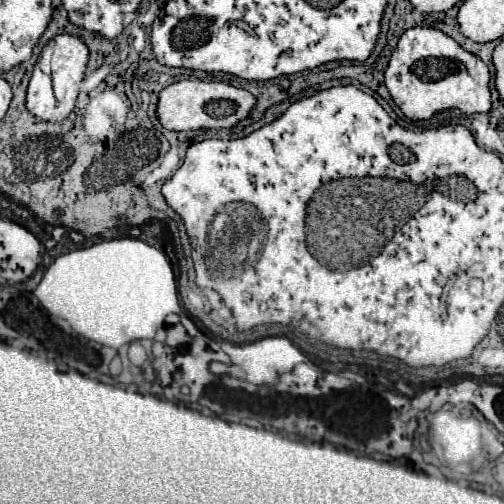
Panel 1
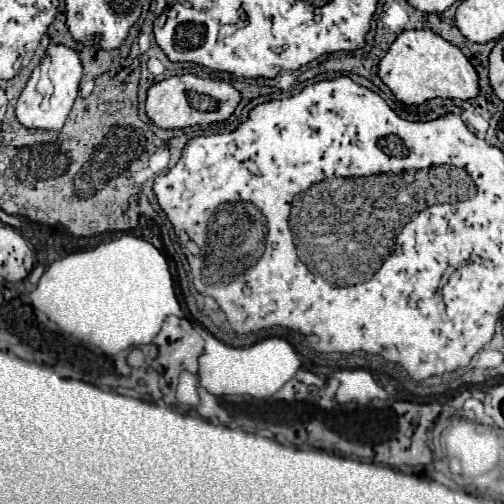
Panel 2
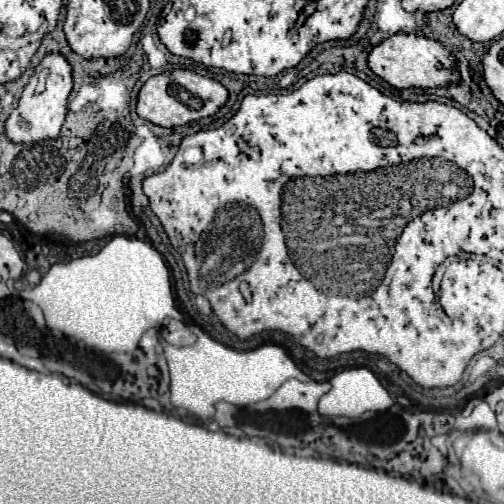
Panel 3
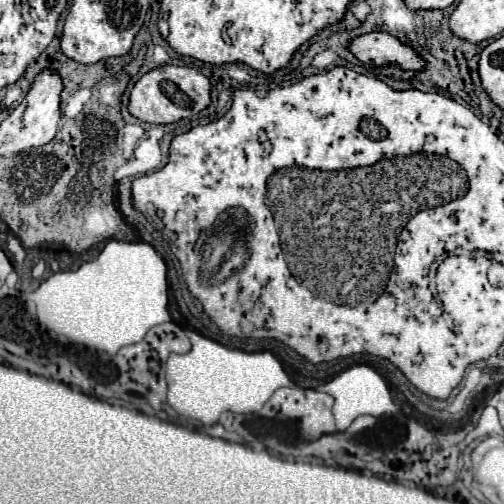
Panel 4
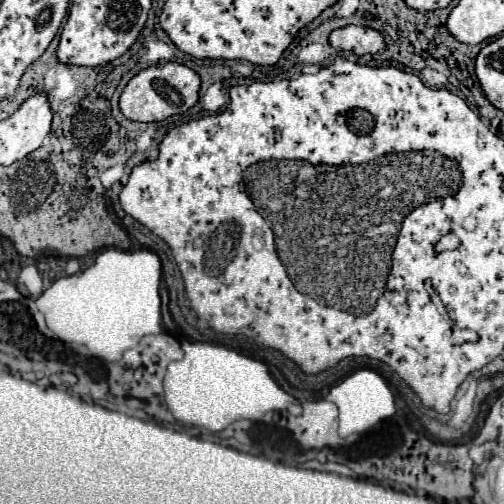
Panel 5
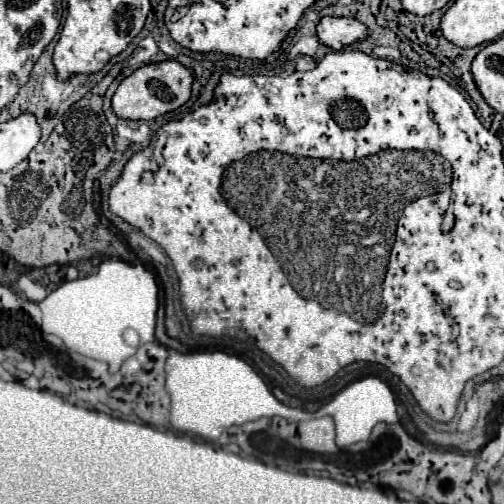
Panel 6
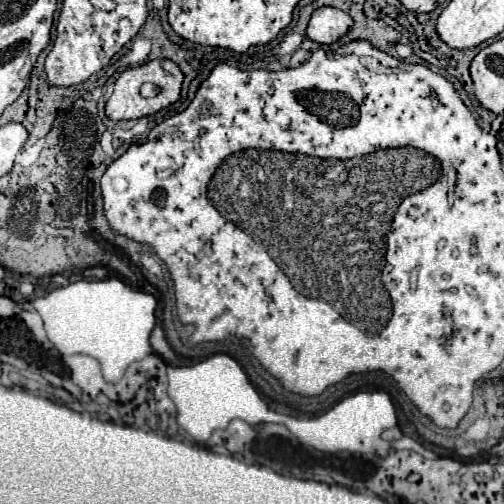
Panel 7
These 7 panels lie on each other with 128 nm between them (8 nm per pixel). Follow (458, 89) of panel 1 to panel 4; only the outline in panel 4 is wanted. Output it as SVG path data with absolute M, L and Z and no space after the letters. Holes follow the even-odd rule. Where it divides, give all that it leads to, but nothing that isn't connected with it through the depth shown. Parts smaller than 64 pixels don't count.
M368 32L356 36L348 42L348 50L366 66L386 66L400 64L406 70L422 70L424 60L418 52L388 32Z

